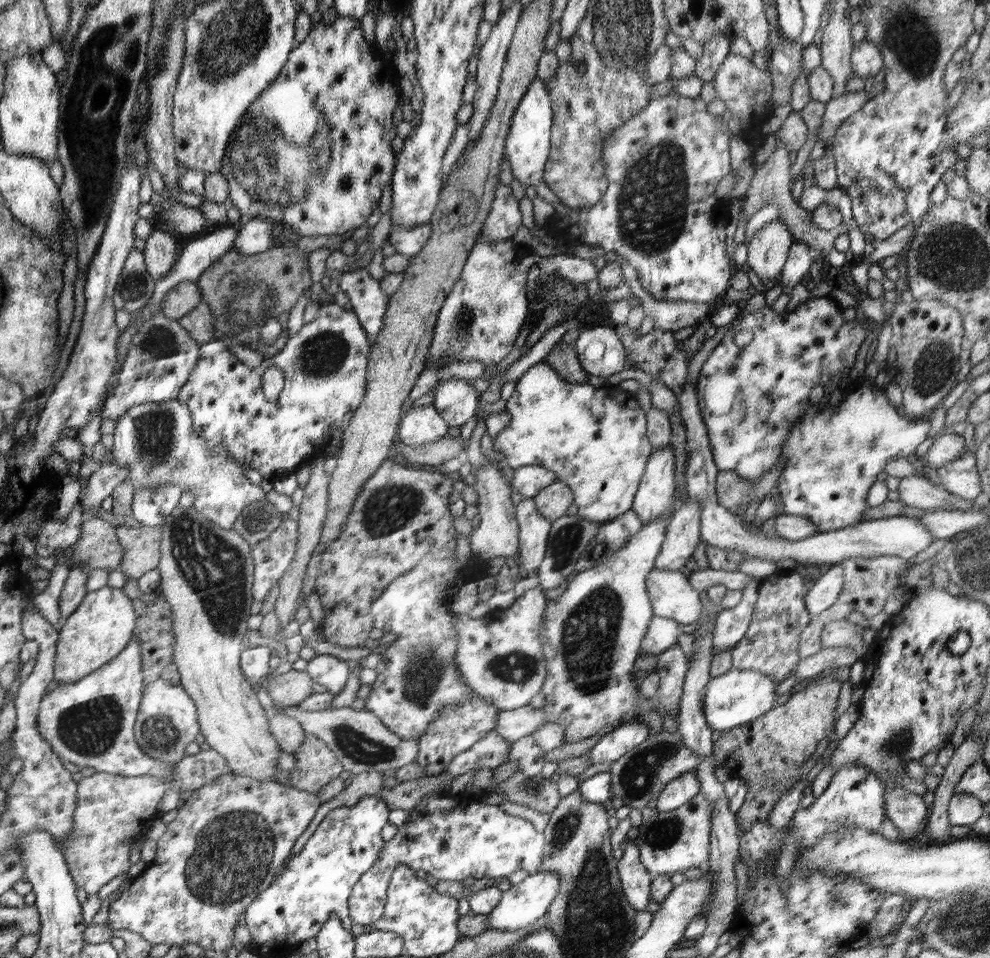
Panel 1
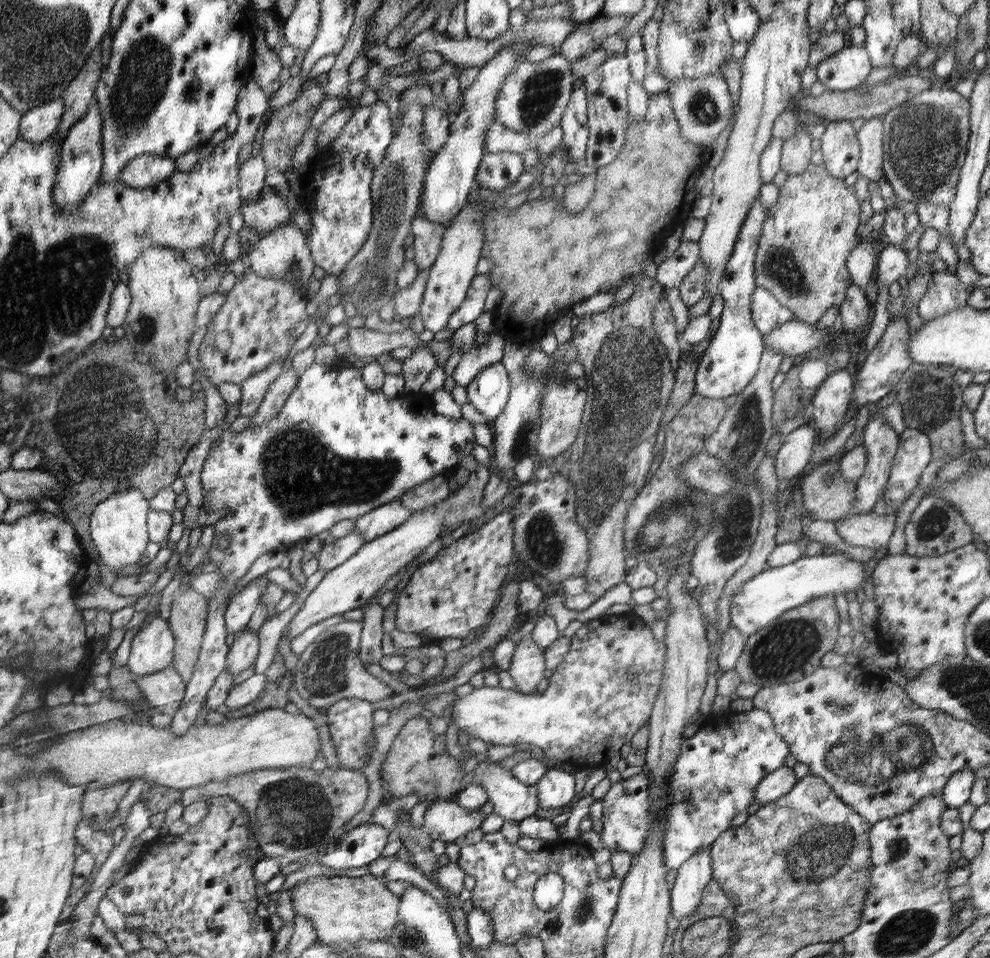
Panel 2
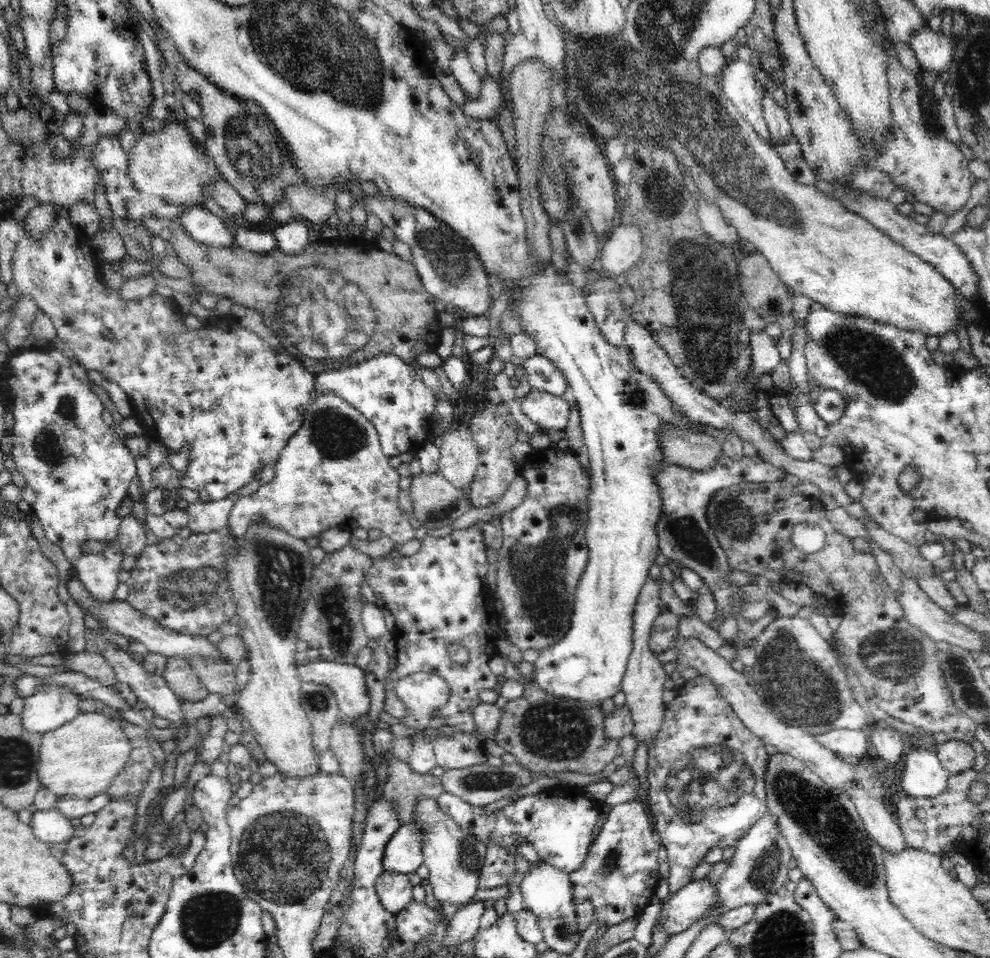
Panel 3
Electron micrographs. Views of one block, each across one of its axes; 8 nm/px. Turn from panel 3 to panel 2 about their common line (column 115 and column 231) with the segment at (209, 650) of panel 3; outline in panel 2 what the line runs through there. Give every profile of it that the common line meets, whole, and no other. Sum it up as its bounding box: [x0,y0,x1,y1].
[225,575,270,634]

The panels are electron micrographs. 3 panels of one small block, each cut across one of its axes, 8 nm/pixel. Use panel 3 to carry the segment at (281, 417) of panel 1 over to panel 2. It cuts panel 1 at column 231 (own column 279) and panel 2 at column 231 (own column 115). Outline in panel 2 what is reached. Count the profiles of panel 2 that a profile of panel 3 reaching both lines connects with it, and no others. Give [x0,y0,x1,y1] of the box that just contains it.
[198,267,310,386]

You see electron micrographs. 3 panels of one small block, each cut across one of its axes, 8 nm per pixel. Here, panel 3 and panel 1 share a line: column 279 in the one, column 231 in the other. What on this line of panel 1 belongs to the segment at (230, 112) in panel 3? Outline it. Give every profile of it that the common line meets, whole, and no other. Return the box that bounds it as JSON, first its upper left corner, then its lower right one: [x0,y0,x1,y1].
[220,17,398,236]

